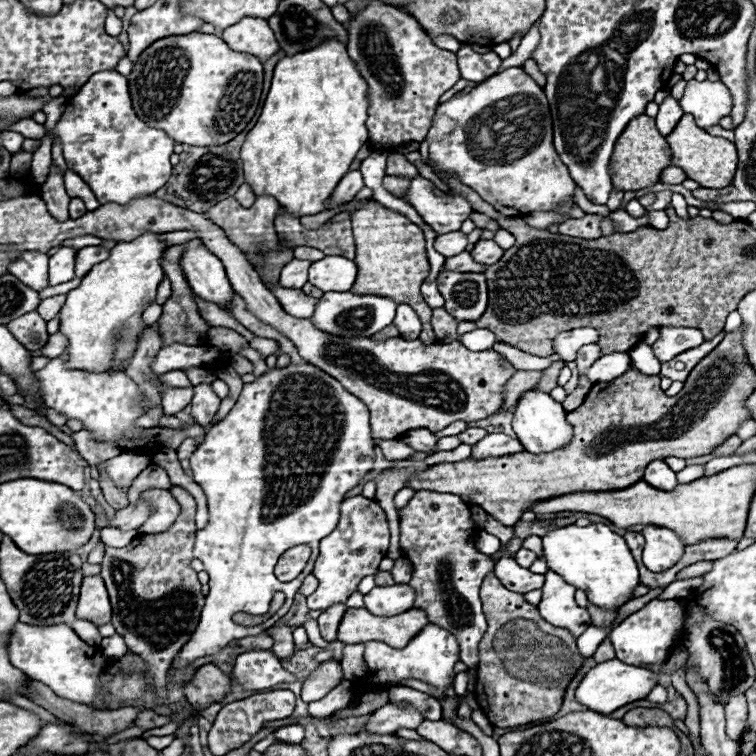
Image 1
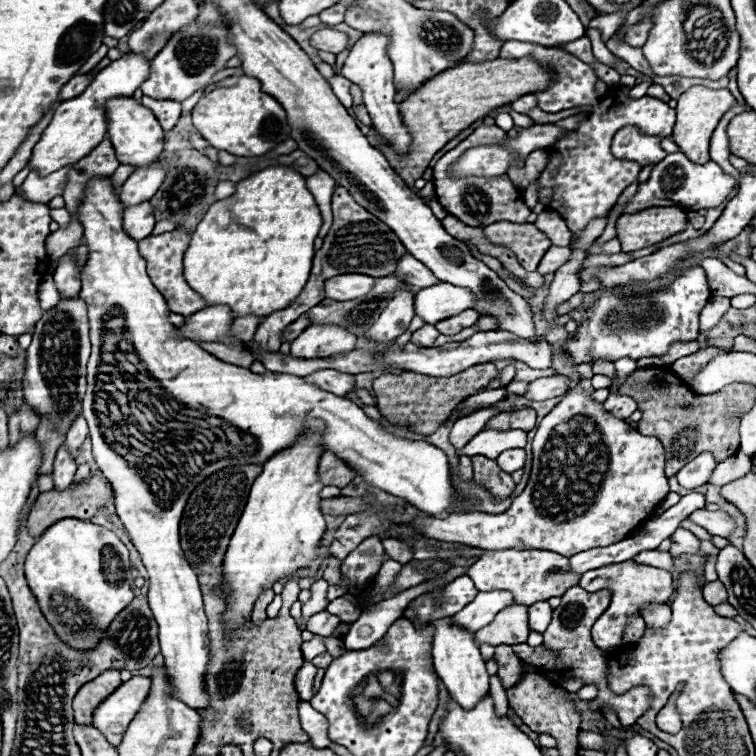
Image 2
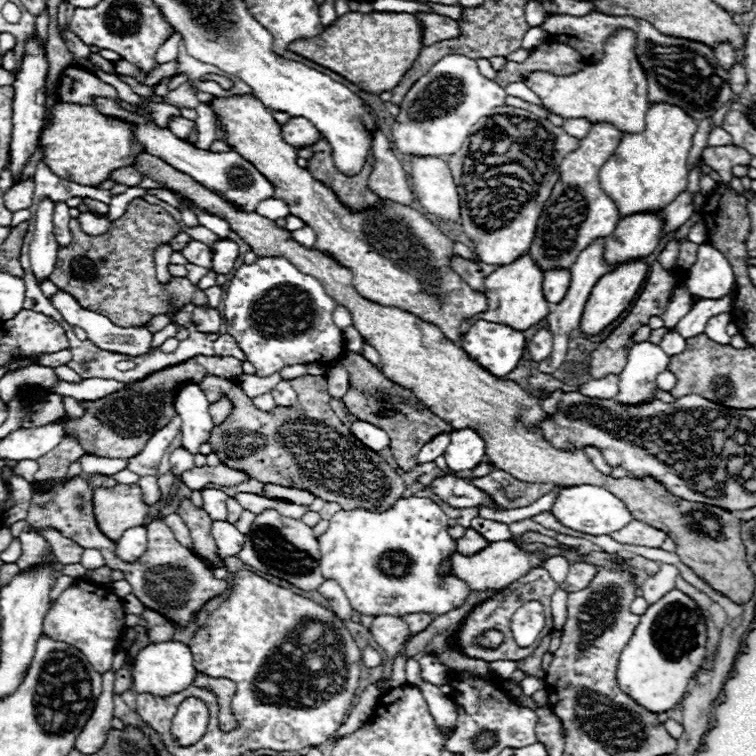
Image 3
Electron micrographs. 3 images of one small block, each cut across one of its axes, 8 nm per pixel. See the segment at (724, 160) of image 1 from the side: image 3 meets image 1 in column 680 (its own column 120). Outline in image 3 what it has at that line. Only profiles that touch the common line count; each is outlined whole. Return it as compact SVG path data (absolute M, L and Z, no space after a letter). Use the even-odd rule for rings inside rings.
M58 102L52 114L54 120L42 132L40 142L46 152L44 162L60 178L76 180L84 186L98 186L108 180L114 170L134 166L136 156L144 152L144 146L132 134L132 124L118 118L102 116L92 106Z

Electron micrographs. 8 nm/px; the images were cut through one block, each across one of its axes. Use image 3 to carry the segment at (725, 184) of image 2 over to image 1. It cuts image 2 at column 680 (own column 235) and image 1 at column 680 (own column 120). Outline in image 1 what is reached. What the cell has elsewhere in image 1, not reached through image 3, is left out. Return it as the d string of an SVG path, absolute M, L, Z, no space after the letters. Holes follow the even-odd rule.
M666 96L666 100L660 104L660 112L656 116L656 126L658 126L660 134L668 136L672 132L672 128L676 128L676 124L680 122L682 116L684 116L684 112L680 112L680 104L672 96Z

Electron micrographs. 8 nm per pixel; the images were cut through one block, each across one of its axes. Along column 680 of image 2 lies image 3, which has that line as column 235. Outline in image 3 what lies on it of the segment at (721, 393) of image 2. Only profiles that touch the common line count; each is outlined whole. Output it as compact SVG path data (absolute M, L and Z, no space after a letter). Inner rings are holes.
M308 374L292 380L292 384L298 394L298 402L294 406L276 406L270 412L262 412L252 404L252 398L248 398L242 392L240 384L216 378L214 375L205 376L200 386L210 403L216 402L222 396L228 396L234 404L230 416L212 430L212 436L208 440L218 458L230 468L244 468L244 472L248 472L250 478L256 478L260 482L272 482L278 486L294 486L300 490L308 490L326 502L338 502L342 510L386 510L392 504L396 504L408 488L406 482L378 452L370 450L360 440L356 440L356 436L332 412L332 408L328 406L328 400L332 396L328 394L326 380L322 376Z

